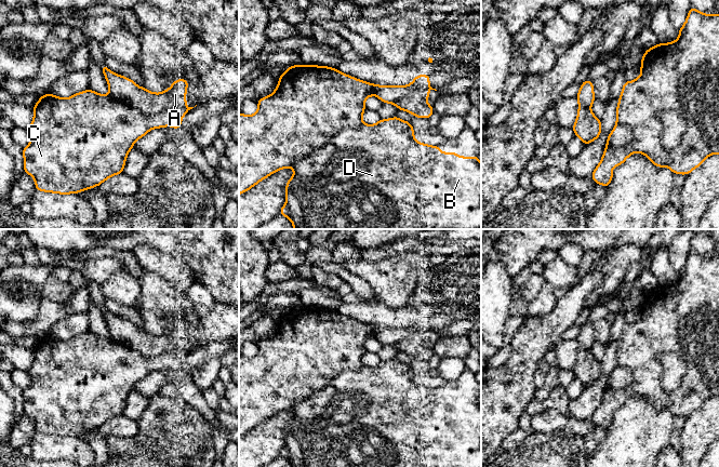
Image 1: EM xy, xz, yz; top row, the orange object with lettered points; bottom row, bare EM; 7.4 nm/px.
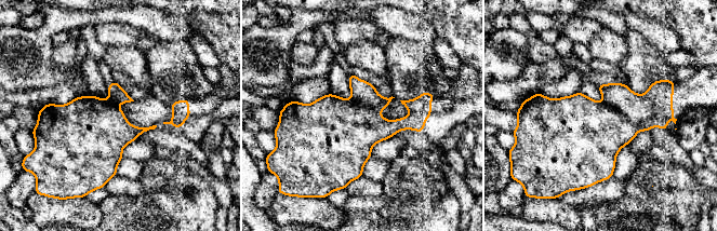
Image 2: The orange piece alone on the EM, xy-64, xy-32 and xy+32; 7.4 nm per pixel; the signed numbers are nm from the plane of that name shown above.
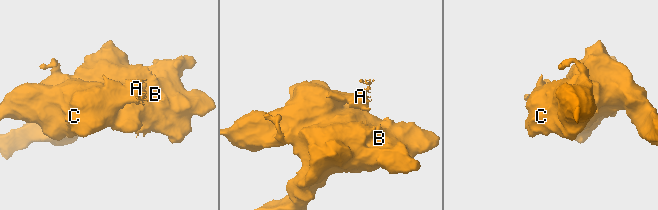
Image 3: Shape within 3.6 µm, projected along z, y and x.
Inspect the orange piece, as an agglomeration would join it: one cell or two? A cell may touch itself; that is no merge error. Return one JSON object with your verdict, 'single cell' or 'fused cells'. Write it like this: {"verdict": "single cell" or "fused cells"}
{"verdict": "single cell"}

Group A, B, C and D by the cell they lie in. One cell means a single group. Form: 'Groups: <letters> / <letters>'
Groups: A B C D

